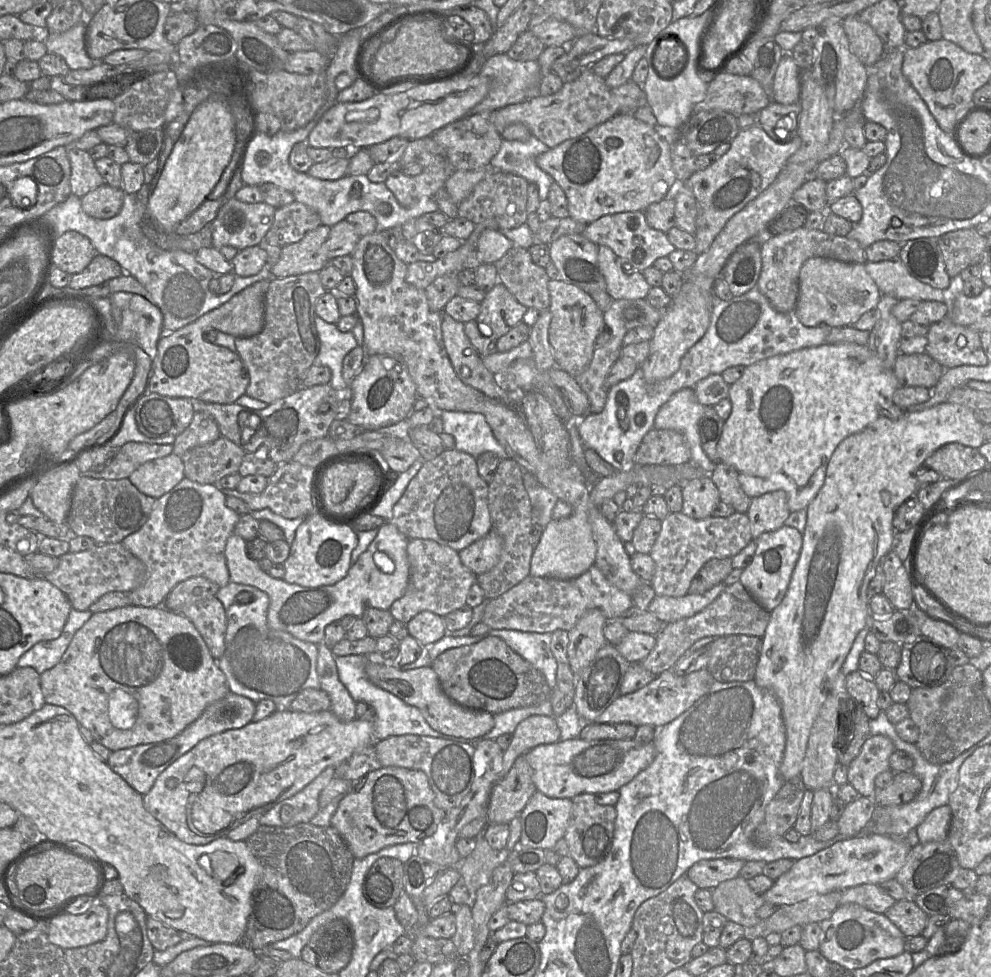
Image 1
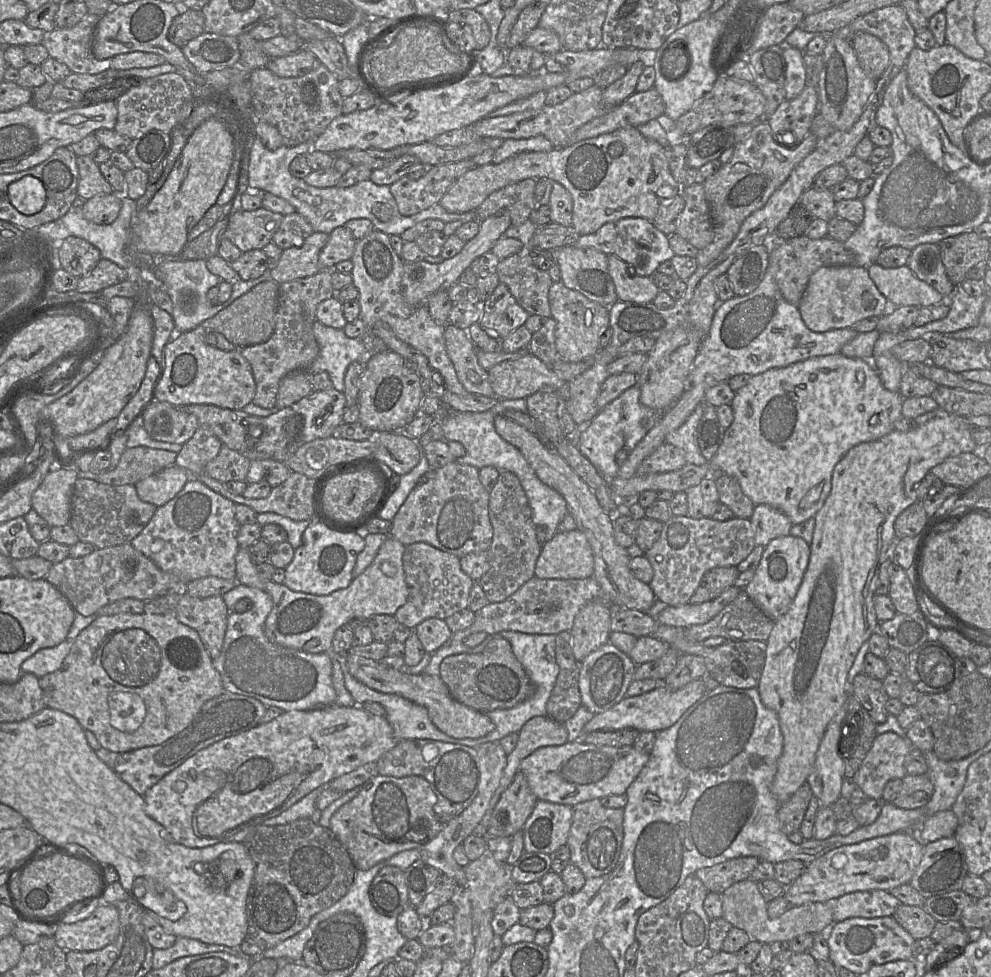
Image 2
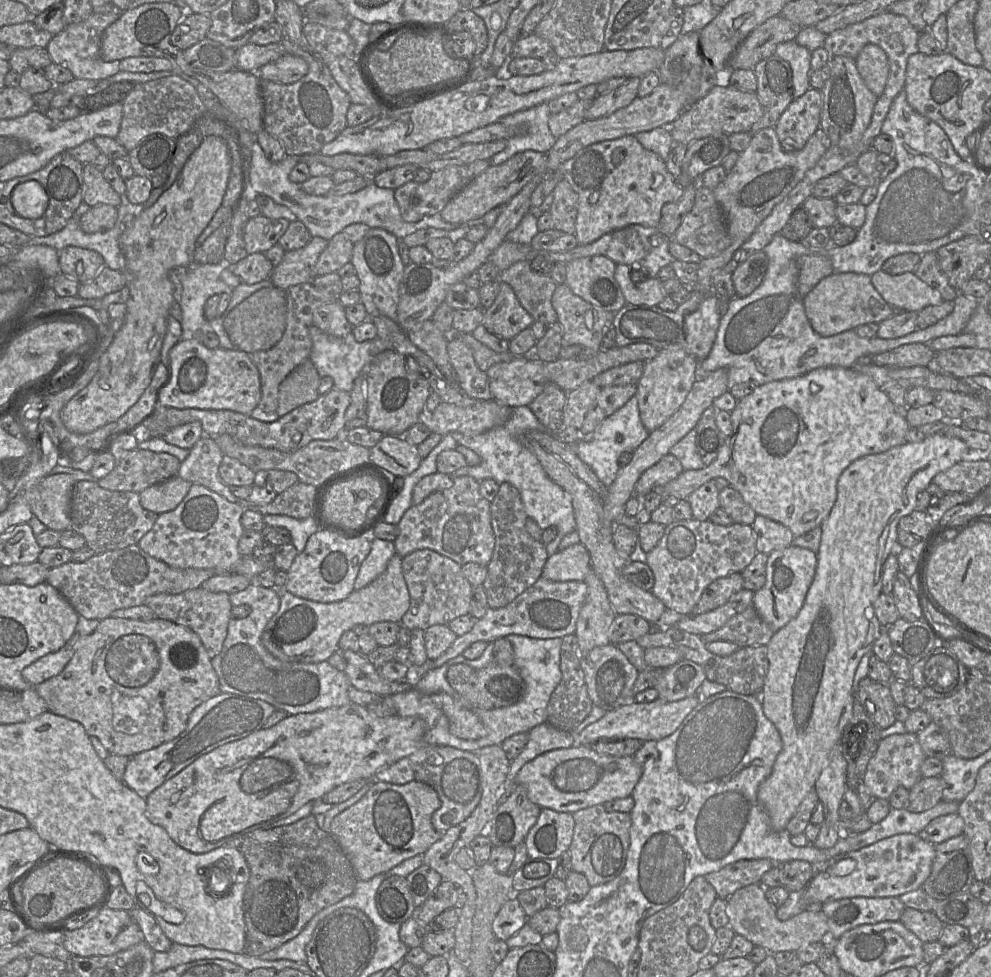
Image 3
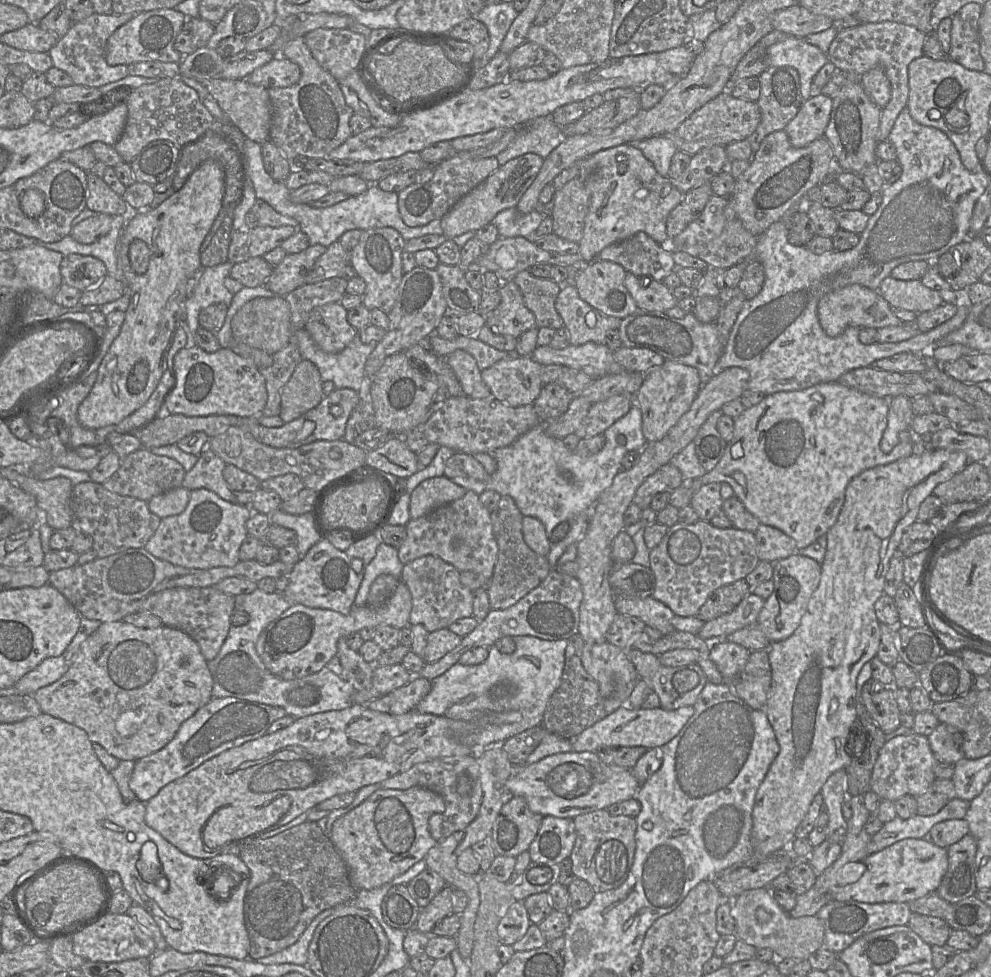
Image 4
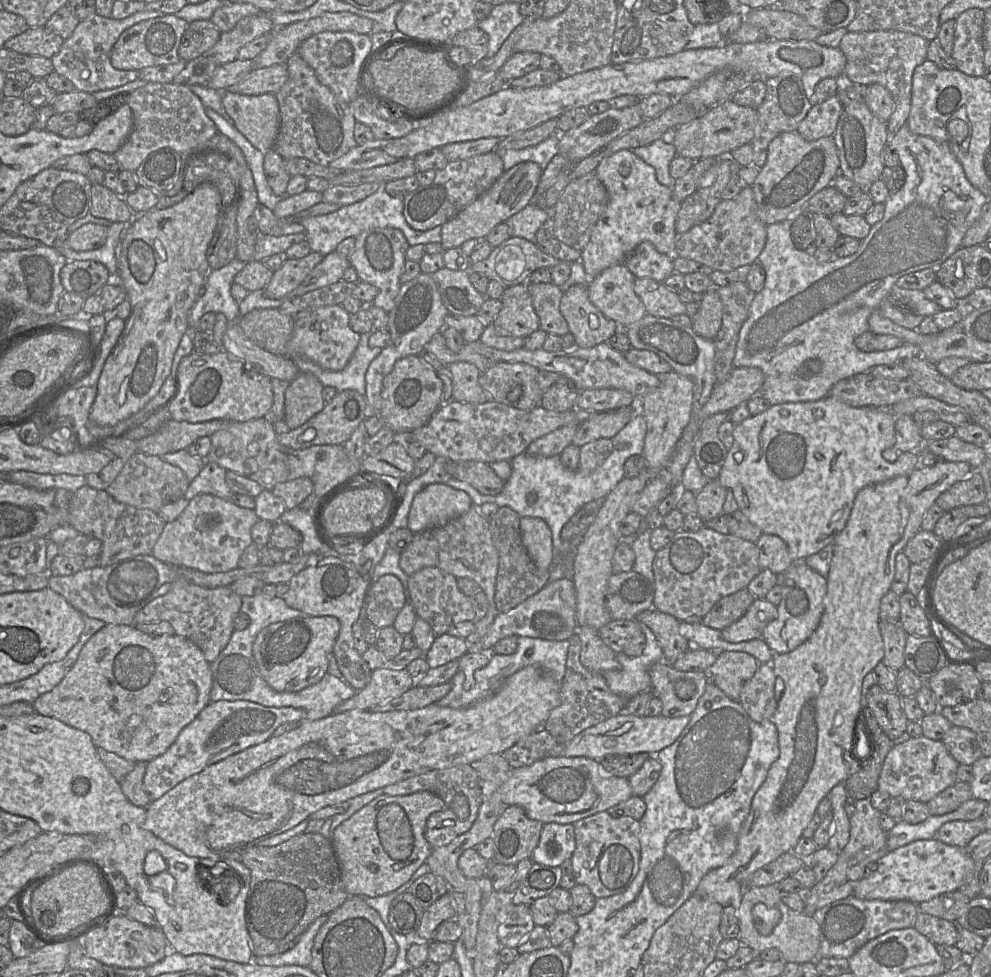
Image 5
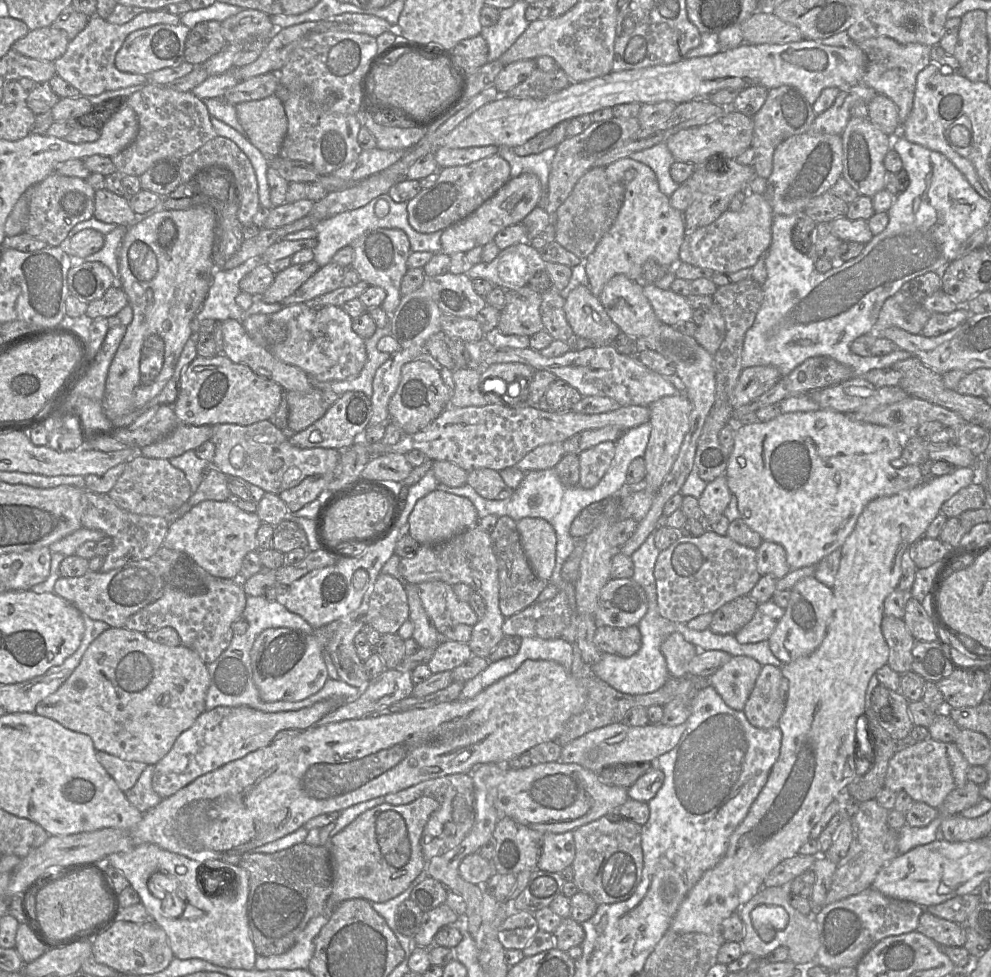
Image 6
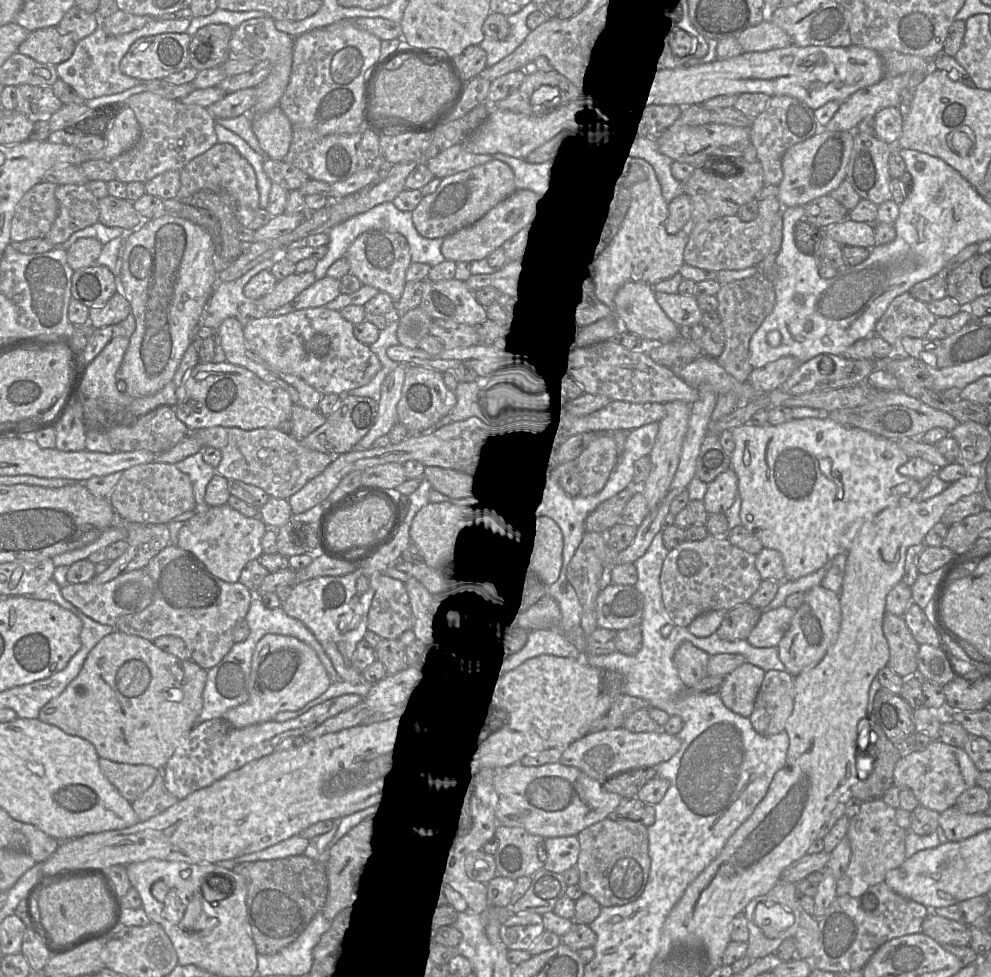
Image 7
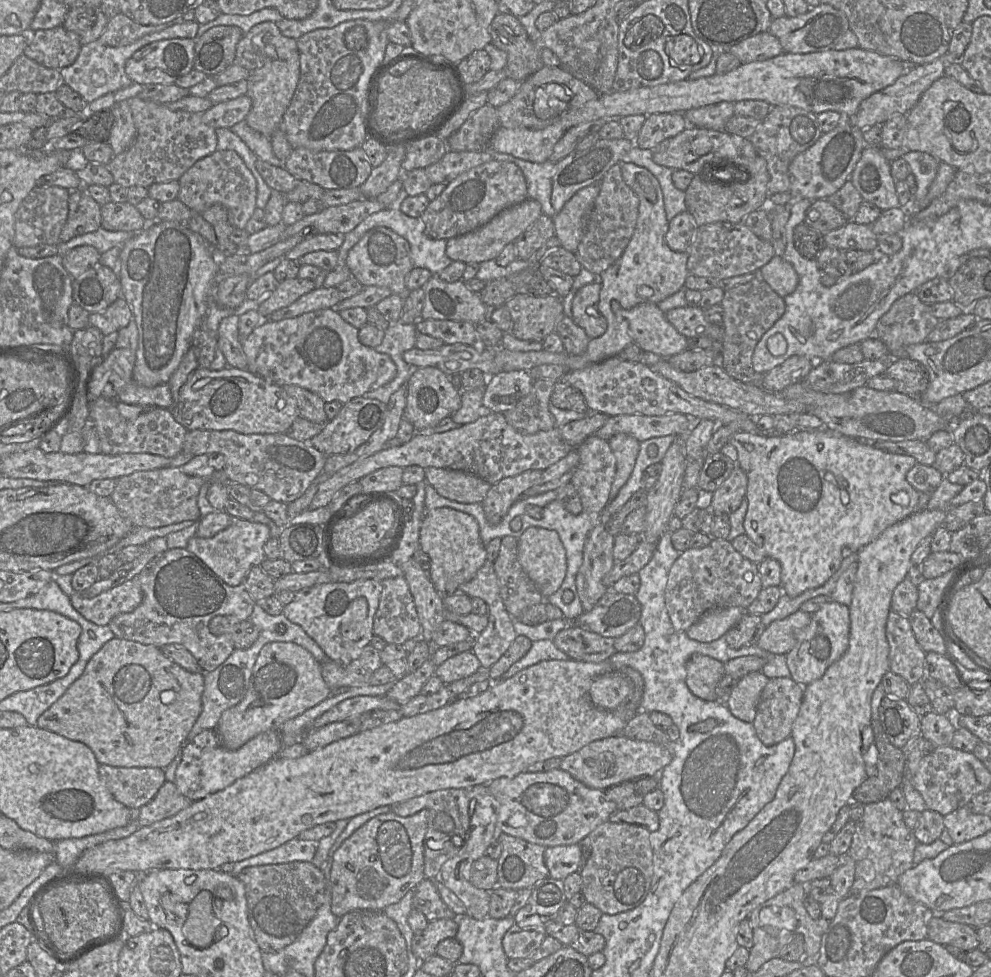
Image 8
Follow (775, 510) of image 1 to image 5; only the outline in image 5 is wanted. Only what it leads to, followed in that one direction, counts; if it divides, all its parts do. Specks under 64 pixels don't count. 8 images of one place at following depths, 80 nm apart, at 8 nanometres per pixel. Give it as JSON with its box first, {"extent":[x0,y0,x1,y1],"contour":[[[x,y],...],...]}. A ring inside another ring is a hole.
{"extent":[756,533,794,575],"contour":[[[762,533],[756,545],[761,569],[769,569],[779,575],[794,562],[789,555],[787,544],[776,535]]]}

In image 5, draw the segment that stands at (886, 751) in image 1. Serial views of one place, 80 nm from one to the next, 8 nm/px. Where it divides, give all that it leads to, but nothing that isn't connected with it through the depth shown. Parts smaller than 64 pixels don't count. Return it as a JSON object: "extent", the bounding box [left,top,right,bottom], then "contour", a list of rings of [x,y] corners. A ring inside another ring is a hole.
{"extent":[878,736,959,803],"contour":[[[925,736],[911,737],[905,742],[894,744],[888,752],[879,776],[878,790],[891,797],[927,803],[957,781],[958,766],[959,763],[941,740],[932,740]]]}

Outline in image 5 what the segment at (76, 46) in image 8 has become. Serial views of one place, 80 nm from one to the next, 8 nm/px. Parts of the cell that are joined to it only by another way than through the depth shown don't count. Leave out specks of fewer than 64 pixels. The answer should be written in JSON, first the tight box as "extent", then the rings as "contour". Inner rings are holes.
{"extent":[4,27,64,59],"contour":[[[29,27],[25,32],[7,40],[4,47],[29,56],[51,59],[57,54],[64,39],[46,27]]]}

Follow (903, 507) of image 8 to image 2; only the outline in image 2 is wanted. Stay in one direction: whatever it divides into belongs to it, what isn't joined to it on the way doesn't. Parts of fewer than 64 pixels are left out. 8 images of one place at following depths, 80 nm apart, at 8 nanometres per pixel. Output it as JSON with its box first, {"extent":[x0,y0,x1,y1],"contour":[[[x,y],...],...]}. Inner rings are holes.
{"extent":[610,353,904,524],"contour":[[[841,353],[813,357],[786,367],[769,369],[763,373],[751,376],[748,383],[735,392],[731,403],[734,415],[733,422],[726,429],[724,439],[715,456],[706,465],[697,466],[694,464],[686,464],[678,470],[666,473],[649,474],[645,476],[636,474],[629,479],[620,479],[617,477],[615,480],[610,482],[610,487],[617,499],[623,499],[624,497],[631,495],[637,495],[639,497],[639,494],[646,490],[652,490],[655,492],[667,490],[673,493],[686,492],[689,488],[698,485],[703,479],[712,477],[713,474],[725,473],[734,477],[738,481],[742,492],[753,502],[754,505],[769,505],[784,513],[792,524],[799,524],[810,518],[814,518],[816,513],[823,507],[831,491],[831,480],[834,467],[852,447],[863,442],[878,440],[893,430],[896,430],[895,423],[903,417],[903,399],[904,398],[901,396],[900,392],[889,391],[883,386],[876,370],[869,362],[860,358],[849,358]]]}

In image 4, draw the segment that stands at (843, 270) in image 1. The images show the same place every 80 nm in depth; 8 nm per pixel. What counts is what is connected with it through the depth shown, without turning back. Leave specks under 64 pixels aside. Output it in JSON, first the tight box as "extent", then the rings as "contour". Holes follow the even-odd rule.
{"extent":[817,284,904,337],"contour":[[[851,284],[825,294],[818,302],[817,315],[822,329],[829,337],[840,335],[850,326],[881,329],[904,323],[897,318],[893,308],[878,291],[871,290],[859,284]]]}

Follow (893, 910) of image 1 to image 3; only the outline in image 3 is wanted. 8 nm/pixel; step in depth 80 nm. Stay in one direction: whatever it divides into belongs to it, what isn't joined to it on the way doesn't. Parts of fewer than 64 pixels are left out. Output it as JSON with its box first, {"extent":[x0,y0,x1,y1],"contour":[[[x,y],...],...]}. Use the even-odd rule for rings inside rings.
{"extent":[899,907,945,943],"contour":[[[908,907],[904,909],[899,922],[923,943],[939,941],[945,925],[933,912]]]}

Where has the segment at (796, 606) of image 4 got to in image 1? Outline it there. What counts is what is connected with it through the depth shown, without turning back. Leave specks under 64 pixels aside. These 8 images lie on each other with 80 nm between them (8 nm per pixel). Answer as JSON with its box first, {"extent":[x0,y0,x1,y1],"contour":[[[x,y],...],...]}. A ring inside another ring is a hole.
{"extent":[740,525,802,612],"contour":[[[783,525],[777,530],[762,533],[755,542],[755,554],[751,563],[742,570],[740,582],[765,610],[772,612],[786,595],[800,555],[802,533],[796,528]]]}

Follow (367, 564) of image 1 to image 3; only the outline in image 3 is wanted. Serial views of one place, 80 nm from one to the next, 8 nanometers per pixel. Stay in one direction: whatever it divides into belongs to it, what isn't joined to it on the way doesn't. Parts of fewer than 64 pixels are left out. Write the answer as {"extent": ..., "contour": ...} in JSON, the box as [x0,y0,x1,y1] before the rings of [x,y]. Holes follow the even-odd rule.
{"extent":[262,554,410,663],"contour":[[[395,554],[389,560],[385,571],[367,586],[353,590],[344,600],[320,603],[297,597],[288,591],[280,591],[280,607],[270,619],[262,633],[262,644],[275,658],[288,662],[319,663],[327,661],[339,650],[338,644],[342,634],[357,625],[370,626],[377,622],[400,623],[410,607],[410,595],[402,573],[402,557]]]}

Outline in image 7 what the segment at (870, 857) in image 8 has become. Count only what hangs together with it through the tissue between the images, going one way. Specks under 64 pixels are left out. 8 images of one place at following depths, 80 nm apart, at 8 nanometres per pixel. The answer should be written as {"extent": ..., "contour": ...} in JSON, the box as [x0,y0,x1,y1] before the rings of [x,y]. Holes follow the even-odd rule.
{"extent":[837,799,907,897],"contour":[[[882,799],[862,802],[858,815],[850,819],[846,838],[850,842],[851,858],[845,873],[837,880],[837,896],[859,897],[871,886],[884,882],[886,874],[907,859],[906,833],[897,824],[896,809]]]}

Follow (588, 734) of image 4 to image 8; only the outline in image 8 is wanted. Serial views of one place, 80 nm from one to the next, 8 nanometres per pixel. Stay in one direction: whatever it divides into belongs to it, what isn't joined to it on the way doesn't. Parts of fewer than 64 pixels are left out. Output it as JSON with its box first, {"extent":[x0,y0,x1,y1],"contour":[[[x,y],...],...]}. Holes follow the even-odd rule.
{"extent":[560,734,673,790],"contour":[[[622,734],[595,740],[580,750],[562,758],[560,768],[590,788],[605,790],[640,776],[658,776],[673,758],[669,748],[630,739]]]}

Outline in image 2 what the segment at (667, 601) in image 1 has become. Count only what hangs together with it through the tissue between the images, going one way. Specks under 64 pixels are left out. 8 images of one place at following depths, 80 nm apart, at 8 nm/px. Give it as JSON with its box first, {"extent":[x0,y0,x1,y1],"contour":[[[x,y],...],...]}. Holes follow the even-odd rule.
{"extent":[656,586,742,628],"contour":[[[731,586],[711,601],[701,604],[688,603],[682,606],[667,606],[656,617],[657,622],[662,625],[681,628],[705,624],[731,603],[742,590]]]}

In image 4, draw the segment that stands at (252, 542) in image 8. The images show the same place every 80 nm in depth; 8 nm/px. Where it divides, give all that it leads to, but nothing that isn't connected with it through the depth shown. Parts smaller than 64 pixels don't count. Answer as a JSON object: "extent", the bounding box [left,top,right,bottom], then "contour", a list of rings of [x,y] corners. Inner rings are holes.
{"extent":[144,489,252,568],"contour":[[[195,489],[182,513],[161,519],[144,549],[156,558],[185,568],[233,567],[240,561],[240,546],[248,535],[246,522],[252,513],[249,506],[228,502],[208,489]]]}

